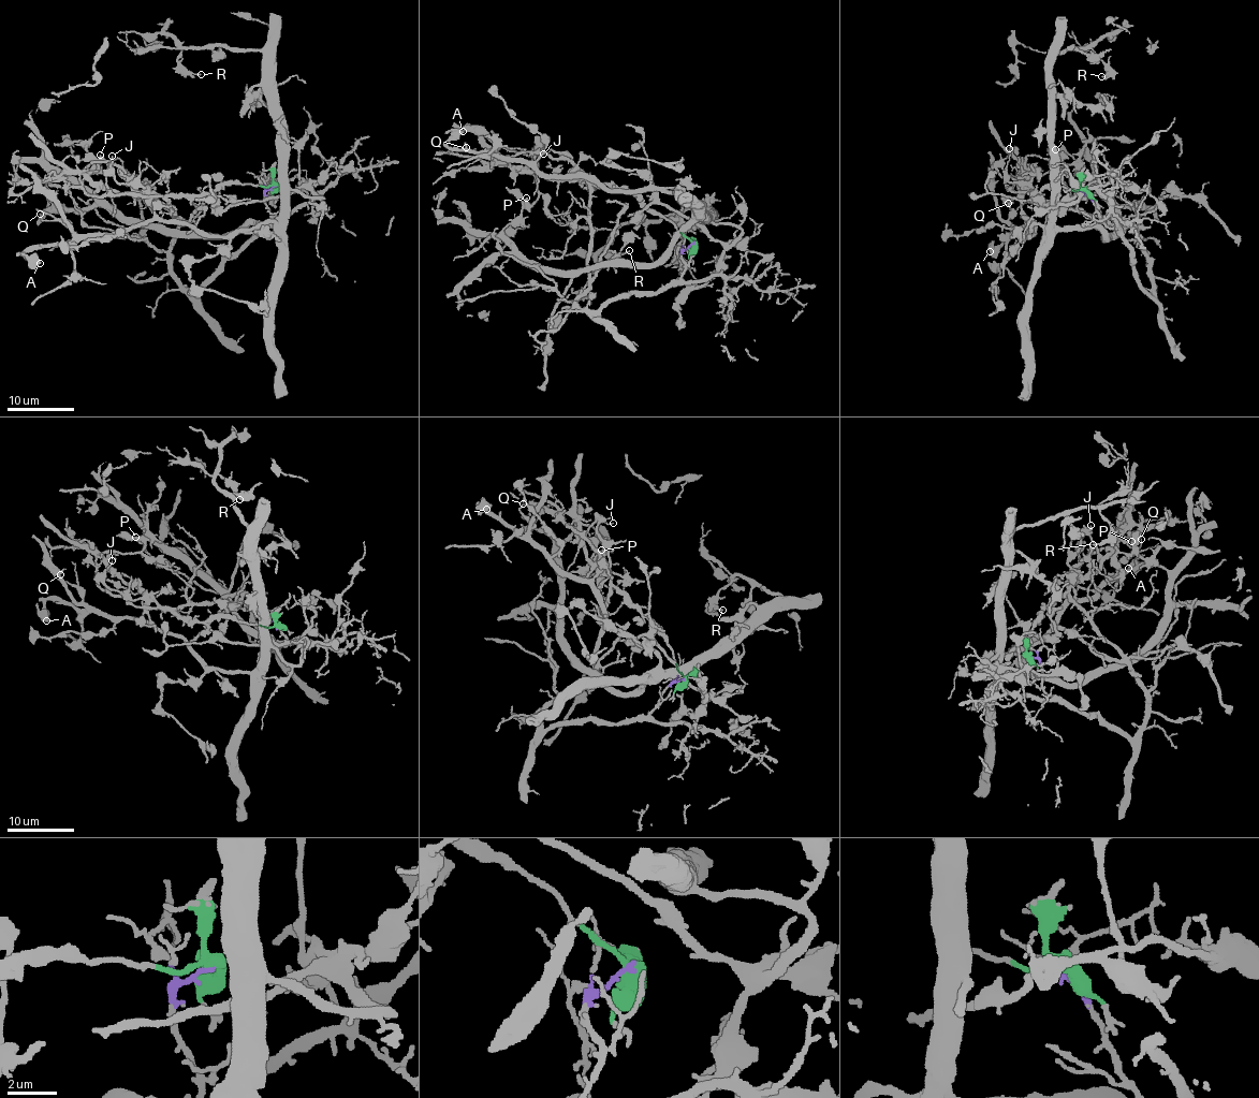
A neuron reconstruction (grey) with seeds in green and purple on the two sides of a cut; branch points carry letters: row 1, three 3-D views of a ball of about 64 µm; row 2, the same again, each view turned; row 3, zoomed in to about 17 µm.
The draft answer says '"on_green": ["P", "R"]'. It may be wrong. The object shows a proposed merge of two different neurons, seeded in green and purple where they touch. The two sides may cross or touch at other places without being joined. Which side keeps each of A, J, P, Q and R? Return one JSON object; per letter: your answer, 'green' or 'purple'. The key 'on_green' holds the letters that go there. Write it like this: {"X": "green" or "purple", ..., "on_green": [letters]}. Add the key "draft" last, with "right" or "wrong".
{"A": "purple", "J": "purple", "P": "green", "Q": "purple", "R": "purple", "on_green": ["P"], "draft": "wrong"}

